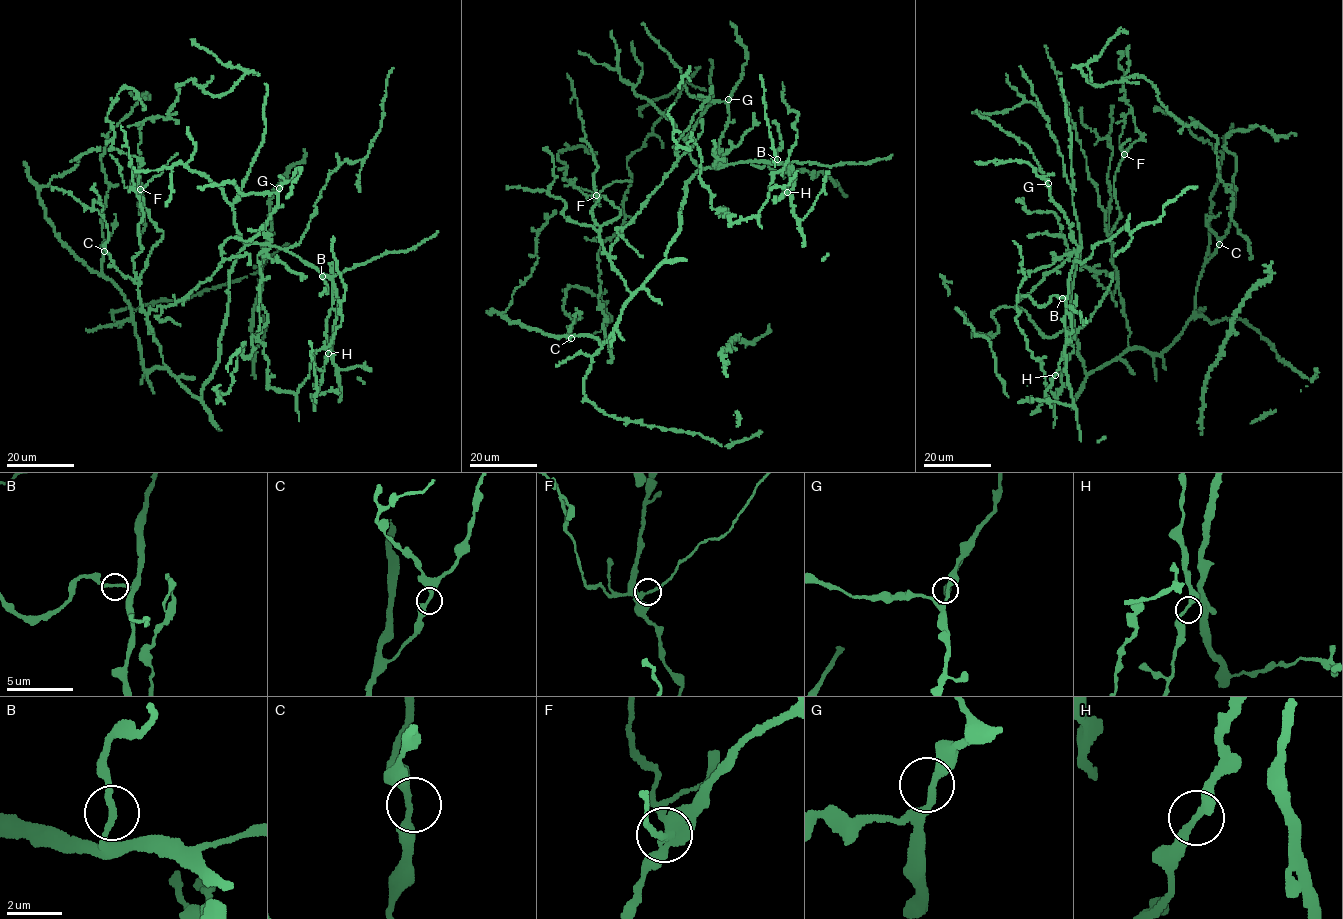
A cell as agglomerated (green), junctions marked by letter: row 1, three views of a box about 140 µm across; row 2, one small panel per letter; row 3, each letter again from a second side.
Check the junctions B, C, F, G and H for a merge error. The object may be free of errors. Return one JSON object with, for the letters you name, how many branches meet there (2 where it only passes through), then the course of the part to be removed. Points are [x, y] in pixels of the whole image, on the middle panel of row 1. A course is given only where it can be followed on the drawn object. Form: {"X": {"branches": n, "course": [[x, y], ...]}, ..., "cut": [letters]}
{"F": {"branches": 2, "course": [[596, 195], [615, 181], [632, 180]]}, "cut": ["F"]}

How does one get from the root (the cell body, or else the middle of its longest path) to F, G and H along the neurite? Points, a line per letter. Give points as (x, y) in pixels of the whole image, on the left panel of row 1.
F: (215, 365), (203, 396), (195, 396), (164, 363), (148, 328), (138, 281), (163, 231), (149, 217), (140, 188)
G: (215, 365), (232, 266), (247, 244), (271, 241), (265, 237), (264, 225), (278, 205), (279, 188)
H: (215, 365), (232, 266), (238, 252), (253, 243), (287, 249), (332, 281), (328, 353)

